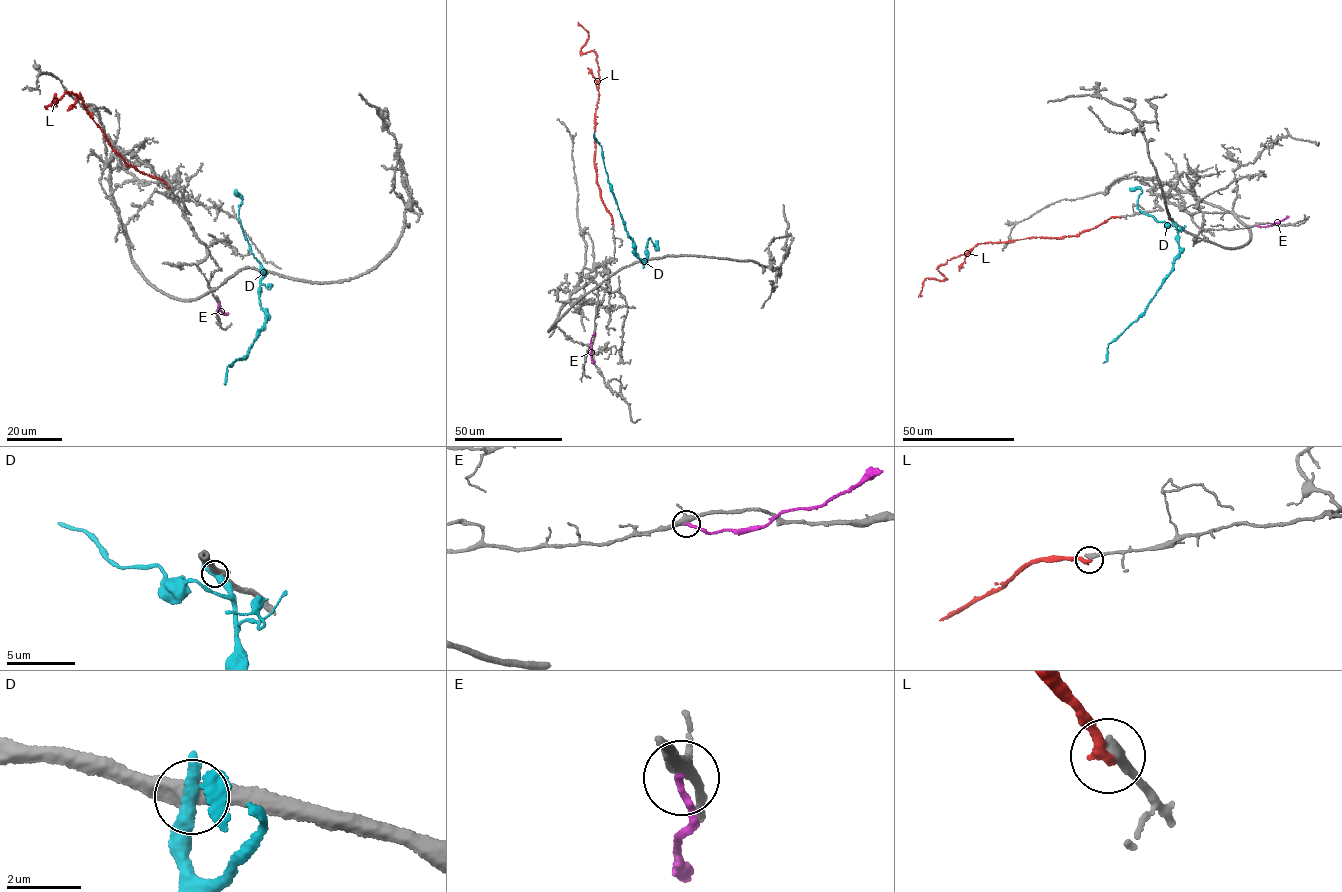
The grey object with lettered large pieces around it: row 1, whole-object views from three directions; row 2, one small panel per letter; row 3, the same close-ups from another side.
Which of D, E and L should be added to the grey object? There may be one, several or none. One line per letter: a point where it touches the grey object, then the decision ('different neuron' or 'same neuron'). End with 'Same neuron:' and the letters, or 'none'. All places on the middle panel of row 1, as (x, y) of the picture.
D: contact (645, 259); different neuron
E: contact (594, 333); different neuron
L: contact (612, 224); different neuron
Same neuron: none

